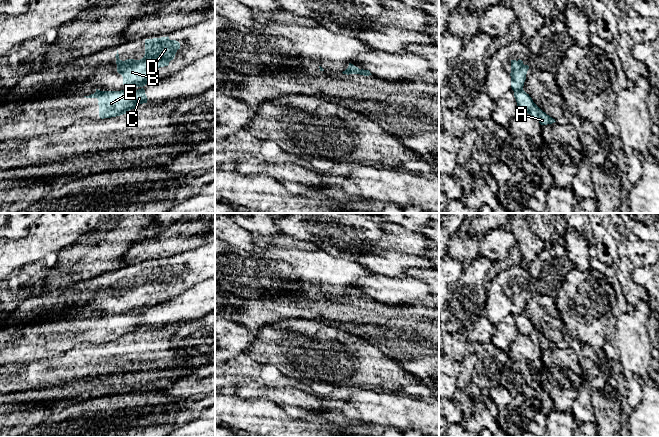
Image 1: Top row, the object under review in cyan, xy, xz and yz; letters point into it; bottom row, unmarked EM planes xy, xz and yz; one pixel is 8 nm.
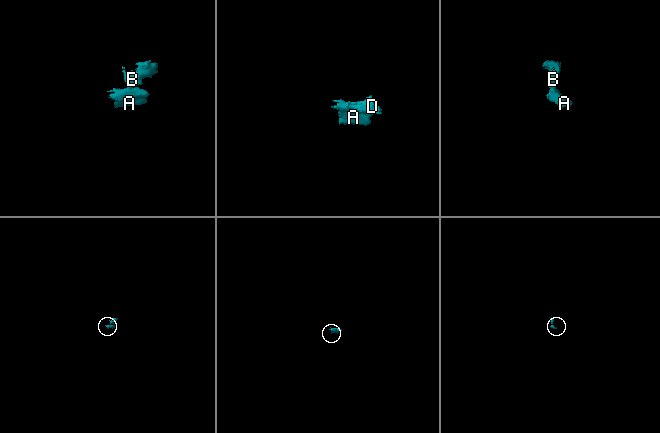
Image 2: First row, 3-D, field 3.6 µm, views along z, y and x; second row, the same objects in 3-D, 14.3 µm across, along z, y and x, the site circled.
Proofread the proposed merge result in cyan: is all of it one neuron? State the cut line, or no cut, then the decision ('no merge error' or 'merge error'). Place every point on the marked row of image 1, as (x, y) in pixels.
xy (125, 88), (134, 89) | merge error

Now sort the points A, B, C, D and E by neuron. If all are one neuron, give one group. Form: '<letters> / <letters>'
A C E / B D

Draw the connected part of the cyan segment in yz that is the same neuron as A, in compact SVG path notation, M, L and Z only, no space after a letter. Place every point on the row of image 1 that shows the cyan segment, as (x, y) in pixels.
M523 88L514 91L514 97L517 102L520 113L528 113L534 119L538 120L541 125L552 124L555 121L552 117L543 112L527 94Z

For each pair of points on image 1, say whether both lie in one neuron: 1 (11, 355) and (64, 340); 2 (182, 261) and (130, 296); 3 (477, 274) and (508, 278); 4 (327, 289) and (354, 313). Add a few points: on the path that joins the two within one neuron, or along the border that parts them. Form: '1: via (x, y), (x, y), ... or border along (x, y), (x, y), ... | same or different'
1: via (24, 352), (37, 349), (42, 345), (51, 344) | same
2: via (168, 275), (147, 276), (143, 282) | same
3: border along (487, 286), (484, 309) | different
4: border along (324, 294), (341, 297) | different

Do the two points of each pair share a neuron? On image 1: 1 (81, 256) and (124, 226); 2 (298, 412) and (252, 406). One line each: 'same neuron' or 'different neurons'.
1: same neuron
2: different neurons

